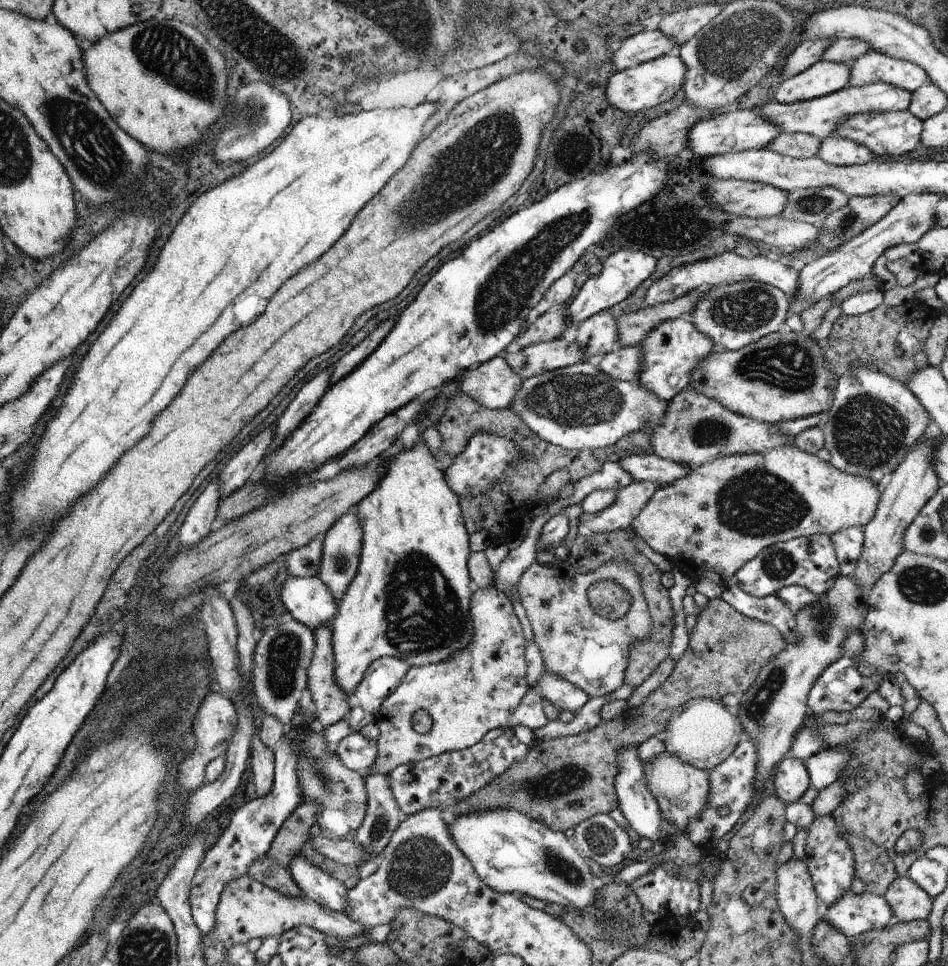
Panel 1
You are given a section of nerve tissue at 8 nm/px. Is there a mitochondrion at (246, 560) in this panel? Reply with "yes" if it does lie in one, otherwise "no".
no

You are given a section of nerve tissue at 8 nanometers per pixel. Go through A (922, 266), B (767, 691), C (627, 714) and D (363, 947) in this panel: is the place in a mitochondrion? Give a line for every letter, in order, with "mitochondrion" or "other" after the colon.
A: other
B: mitochondrion
C: other
D: other

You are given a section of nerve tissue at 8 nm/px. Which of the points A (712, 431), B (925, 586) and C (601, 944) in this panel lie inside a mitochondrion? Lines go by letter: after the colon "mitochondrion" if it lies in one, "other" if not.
A: mitochondrion
B: mitochondrion
C: other

